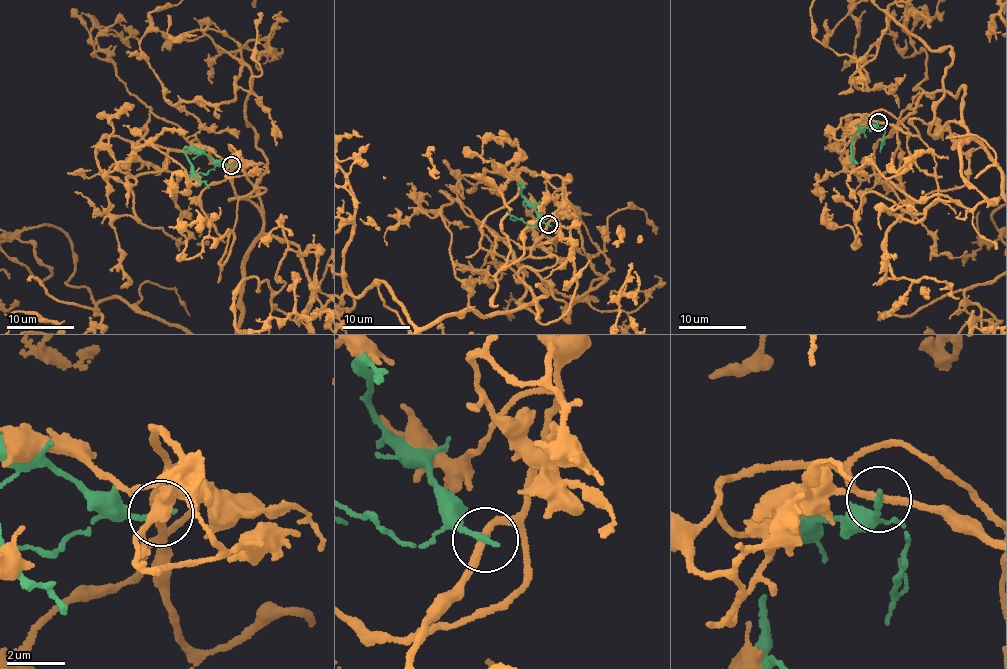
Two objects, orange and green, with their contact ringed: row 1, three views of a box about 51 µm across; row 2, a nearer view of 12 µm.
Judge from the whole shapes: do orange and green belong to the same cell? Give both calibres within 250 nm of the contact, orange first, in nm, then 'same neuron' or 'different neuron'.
240/200 nm | different neuron

